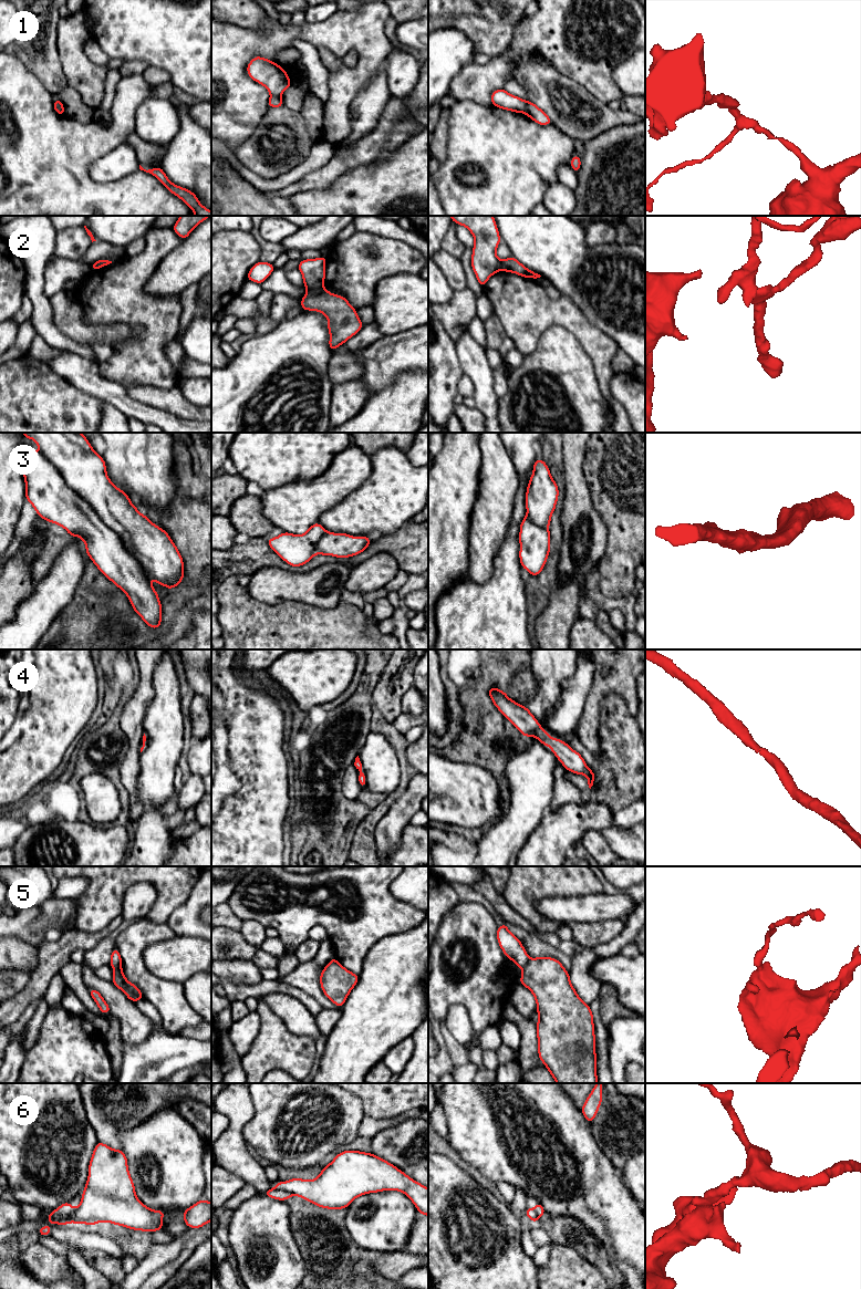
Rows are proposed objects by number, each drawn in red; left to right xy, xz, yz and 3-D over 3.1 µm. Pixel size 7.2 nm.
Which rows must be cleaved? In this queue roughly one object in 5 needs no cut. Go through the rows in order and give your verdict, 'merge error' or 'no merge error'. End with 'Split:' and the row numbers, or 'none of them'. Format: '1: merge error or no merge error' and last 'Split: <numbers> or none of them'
1: merge error
2: merge error
3: no merge error
4: no merge error
5: merge error
6: merge error
Split: 1, 2, 5, 6

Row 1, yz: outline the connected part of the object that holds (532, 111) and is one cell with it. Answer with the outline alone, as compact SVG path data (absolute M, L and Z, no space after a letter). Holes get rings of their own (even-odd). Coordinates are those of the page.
M530 101L526 104L525 114L539 125L550 125L552 123L549 116Z

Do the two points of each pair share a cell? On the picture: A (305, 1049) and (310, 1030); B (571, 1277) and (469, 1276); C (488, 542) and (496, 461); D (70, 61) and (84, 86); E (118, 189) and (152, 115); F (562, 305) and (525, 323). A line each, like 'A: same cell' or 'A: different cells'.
A: different cells
B: different cells
C: same cell
D: same cell
E: different cells
F: same cell

